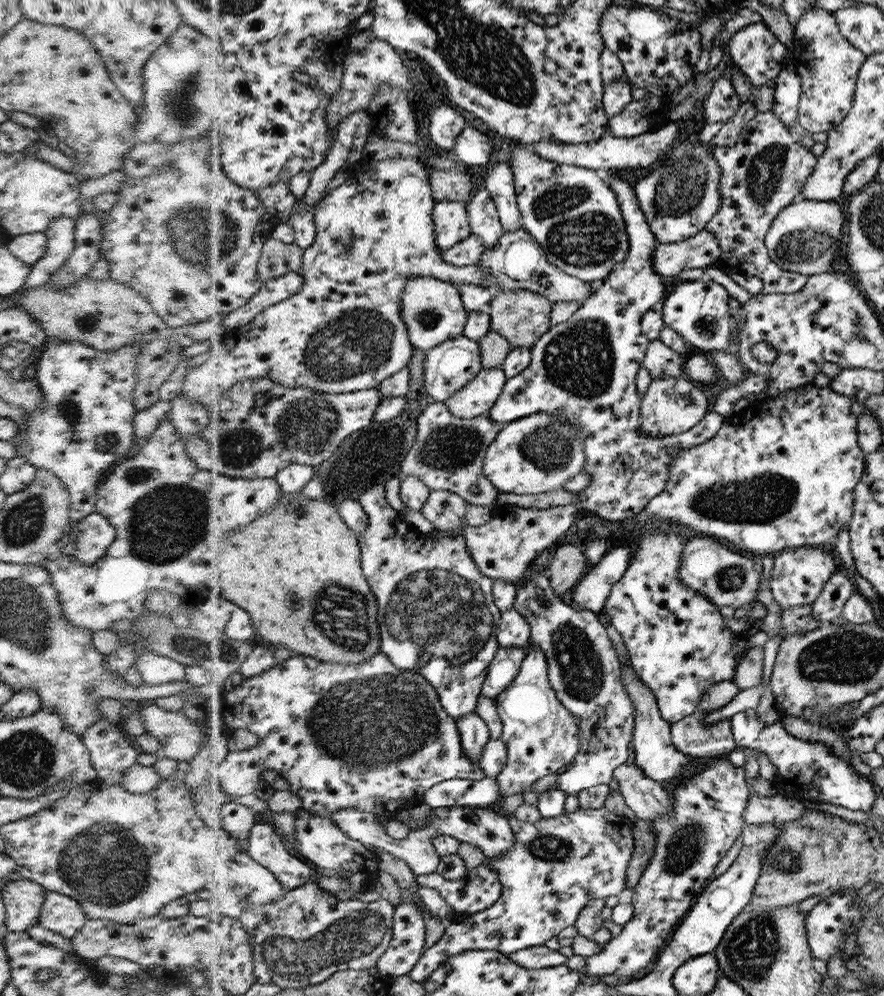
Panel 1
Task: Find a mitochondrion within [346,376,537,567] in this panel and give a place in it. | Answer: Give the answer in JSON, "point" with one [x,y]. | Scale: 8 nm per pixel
{"point":[452,448]}

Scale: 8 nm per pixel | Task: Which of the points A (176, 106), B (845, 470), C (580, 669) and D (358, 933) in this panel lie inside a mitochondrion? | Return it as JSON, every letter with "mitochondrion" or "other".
{"A":"mitochondrion","B":"other","C":"mitochondrion","D":"mitochondrion"}

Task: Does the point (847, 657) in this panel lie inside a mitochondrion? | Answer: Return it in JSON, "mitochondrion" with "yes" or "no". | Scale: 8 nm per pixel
{"mitochondrion":"yes"}

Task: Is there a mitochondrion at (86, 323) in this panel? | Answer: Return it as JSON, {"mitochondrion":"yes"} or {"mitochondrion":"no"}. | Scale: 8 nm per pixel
{"mitochondrion":"yes"}

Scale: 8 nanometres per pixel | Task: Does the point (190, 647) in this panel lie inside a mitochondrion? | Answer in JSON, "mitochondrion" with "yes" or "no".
{"mitochondrion":"yes"}

